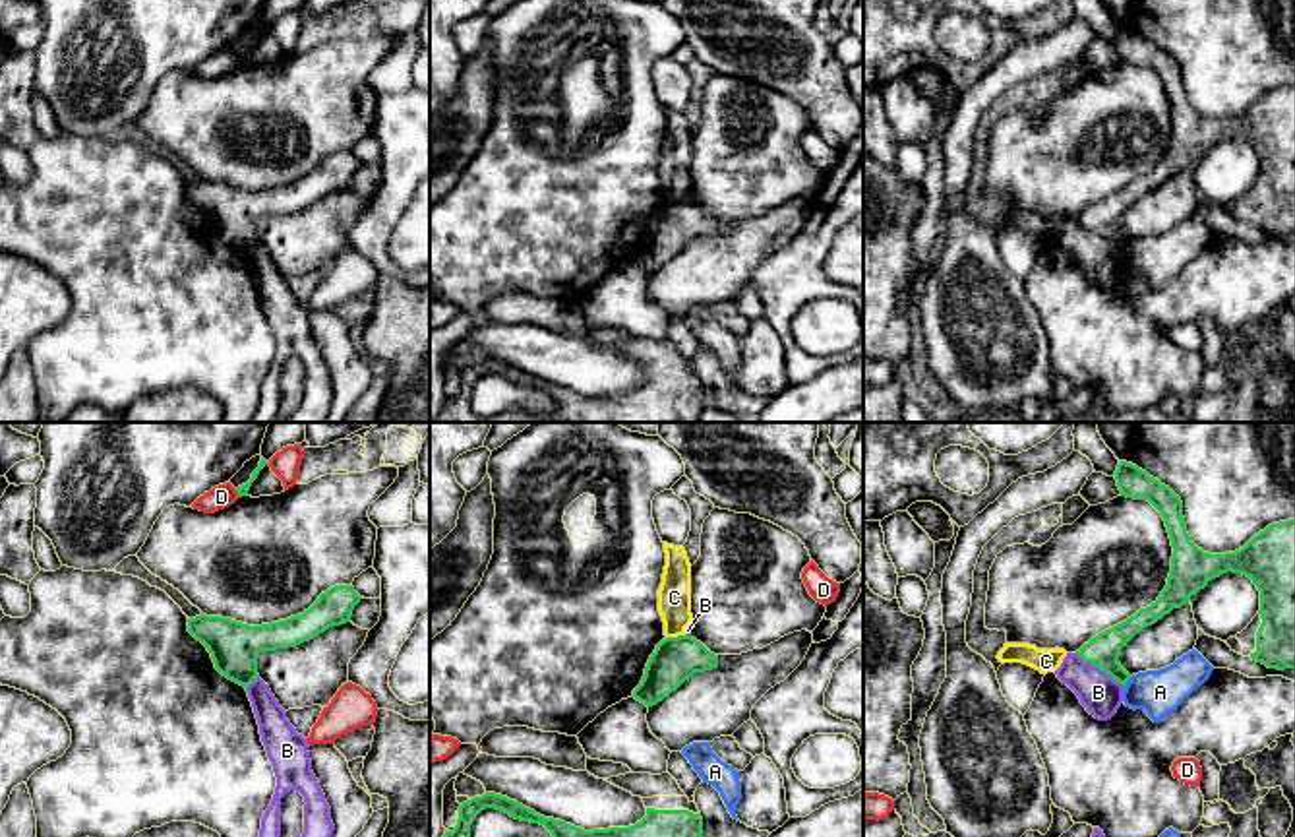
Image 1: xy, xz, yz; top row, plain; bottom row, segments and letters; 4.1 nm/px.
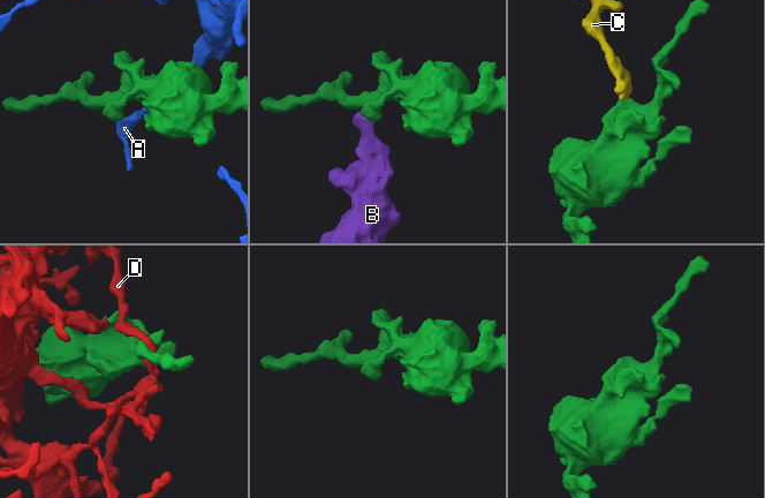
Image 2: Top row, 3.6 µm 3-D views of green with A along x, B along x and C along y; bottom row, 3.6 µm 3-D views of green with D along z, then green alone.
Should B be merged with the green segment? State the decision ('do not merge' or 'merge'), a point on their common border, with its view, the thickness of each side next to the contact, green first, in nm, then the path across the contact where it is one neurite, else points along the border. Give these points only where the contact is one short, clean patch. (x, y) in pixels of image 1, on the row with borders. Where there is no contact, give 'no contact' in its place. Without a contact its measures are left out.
do not merge; contact yz (1100, 669); calibres 140 and 170 nm; border yz (1075, 653), (1123, 686)

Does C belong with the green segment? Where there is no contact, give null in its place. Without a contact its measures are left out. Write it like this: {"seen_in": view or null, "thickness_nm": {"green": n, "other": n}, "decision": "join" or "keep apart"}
{"seen_in": "xz", "thickness_nm": {"green": 190, "other": 140}, "decision": "keep apart"}

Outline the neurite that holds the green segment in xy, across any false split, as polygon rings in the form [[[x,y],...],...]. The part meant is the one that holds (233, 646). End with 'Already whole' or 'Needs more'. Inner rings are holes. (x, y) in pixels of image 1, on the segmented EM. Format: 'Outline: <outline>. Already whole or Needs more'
Outline: [[[335,585],[321,593],[308,610],[286,620],[248,626],[201,612],[188,618],[188,632],[207,647],[223,676],[248,688],[259,676],[257,655],[261,651],[296,647],[333,626],[350,622],[360,599],[352,585]]]. Already whole

